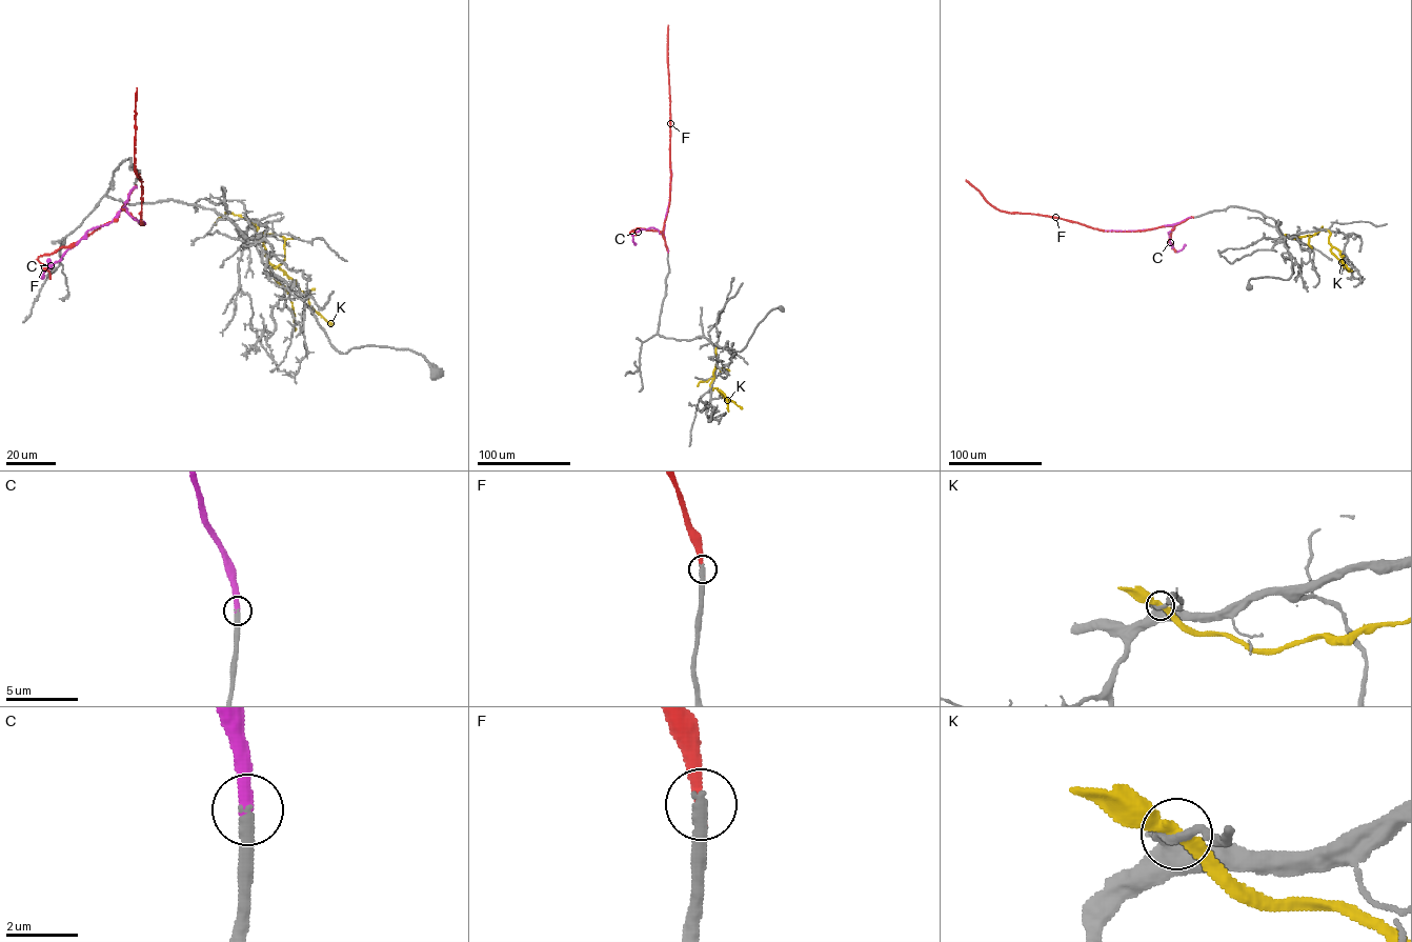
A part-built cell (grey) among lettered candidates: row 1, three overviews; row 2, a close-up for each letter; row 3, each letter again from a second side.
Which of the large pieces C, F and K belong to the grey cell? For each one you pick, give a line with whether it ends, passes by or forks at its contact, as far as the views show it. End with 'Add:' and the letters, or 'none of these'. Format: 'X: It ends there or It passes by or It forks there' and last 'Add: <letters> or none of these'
C: It ends there
Add: C

